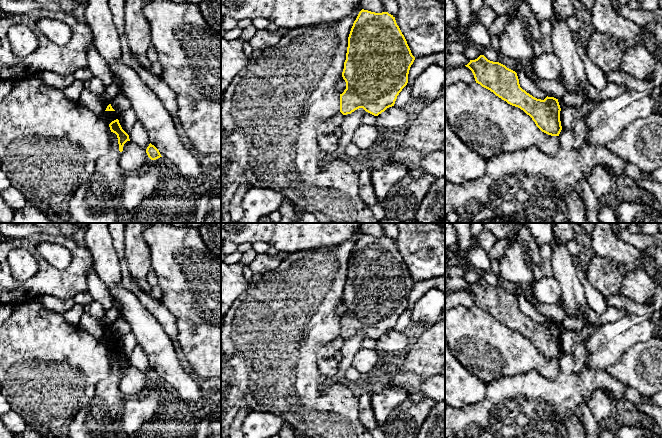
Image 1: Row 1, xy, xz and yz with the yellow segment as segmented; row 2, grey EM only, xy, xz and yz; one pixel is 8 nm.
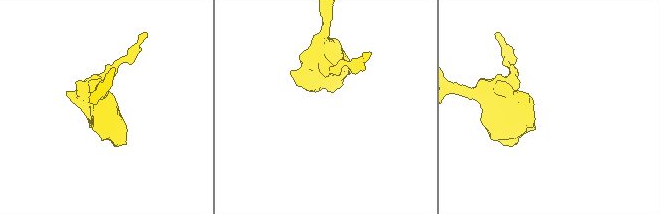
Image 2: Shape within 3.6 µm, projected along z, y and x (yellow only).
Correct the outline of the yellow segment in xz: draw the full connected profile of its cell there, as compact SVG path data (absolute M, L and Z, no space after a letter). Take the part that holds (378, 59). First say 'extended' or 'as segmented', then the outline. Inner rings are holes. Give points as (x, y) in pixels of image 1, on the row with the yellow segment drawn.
as segmented; M362 9L353 23L342 77L346 89L340 94L340 112L351 114L359 108L378 116L394 106L397 96L408 83L408 74L415 57L396 23L388 12L375 13Z

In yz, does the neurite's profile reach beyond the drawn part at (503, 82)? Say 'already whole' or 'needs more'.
already whole

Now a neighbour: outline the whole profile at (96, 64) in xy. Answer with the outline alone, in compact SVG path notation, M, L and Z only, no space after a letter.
M94 42L88 48L88 68L93 76L103 82L105 87L108 87L114 82L112 73L105 60L97 52Z

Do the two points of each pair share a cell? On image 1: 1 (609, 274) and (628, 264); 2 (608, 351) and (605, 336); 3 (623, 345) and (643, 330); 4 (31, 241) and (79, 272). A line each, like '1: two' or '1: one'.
1: two
2: two
3: one
4: one

